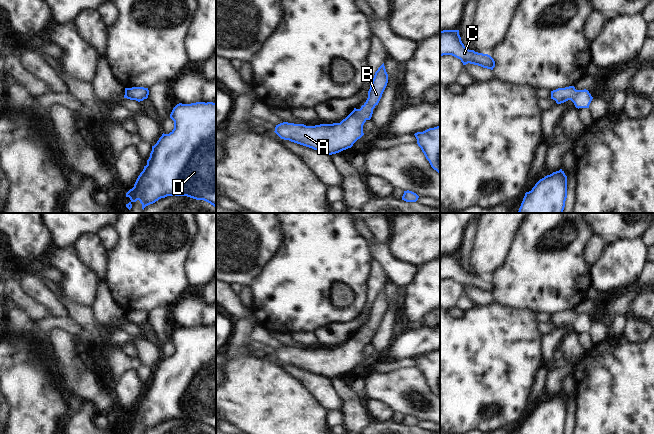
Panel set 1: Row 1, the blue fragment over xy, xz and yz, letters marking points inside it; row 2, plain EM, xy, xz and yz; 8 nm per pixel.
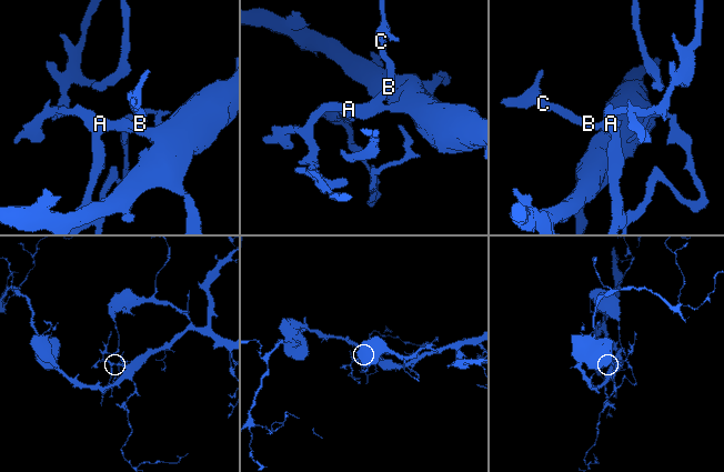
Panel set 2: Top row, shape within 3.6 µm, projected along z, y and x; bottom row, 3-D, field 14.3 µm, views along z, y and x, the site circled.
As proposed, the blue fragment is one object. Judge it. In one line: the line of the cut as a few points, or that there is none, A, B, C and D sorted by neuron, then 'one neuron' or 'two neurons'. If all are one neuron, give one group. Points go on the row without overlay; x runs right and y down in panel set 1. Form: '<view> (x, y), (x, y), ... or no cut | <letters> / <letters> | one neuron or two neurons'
no cut | A B C D | one neuron

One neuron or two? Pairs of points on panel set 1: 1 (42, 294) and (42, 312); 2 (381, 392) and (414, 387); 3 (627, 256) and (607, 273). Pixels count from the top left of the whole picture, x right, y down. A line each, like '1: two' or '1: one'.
1: two
2: one
3: one

